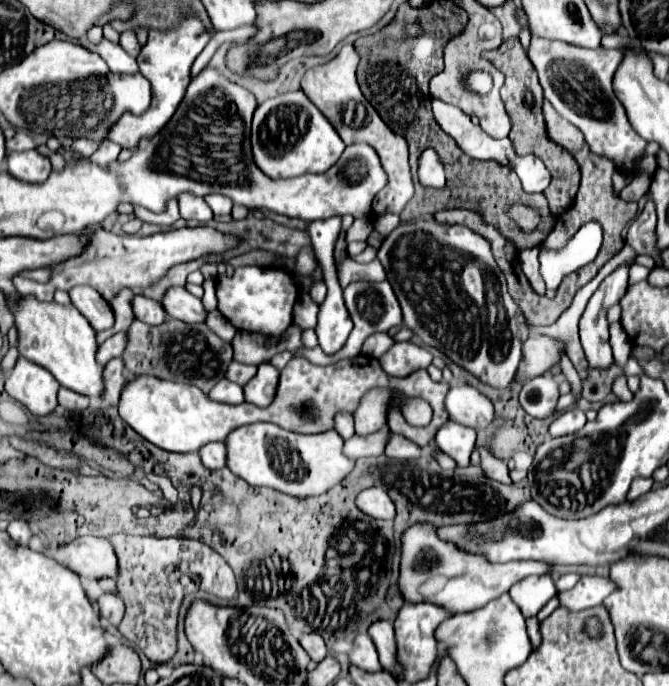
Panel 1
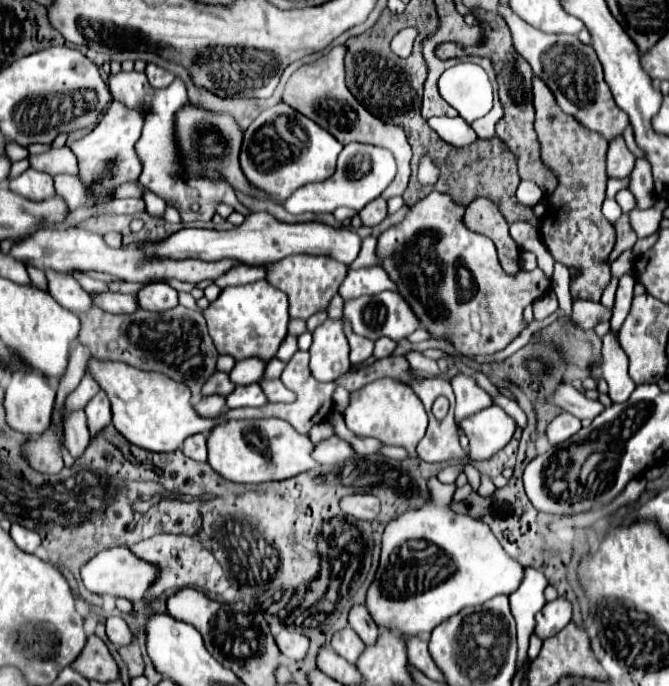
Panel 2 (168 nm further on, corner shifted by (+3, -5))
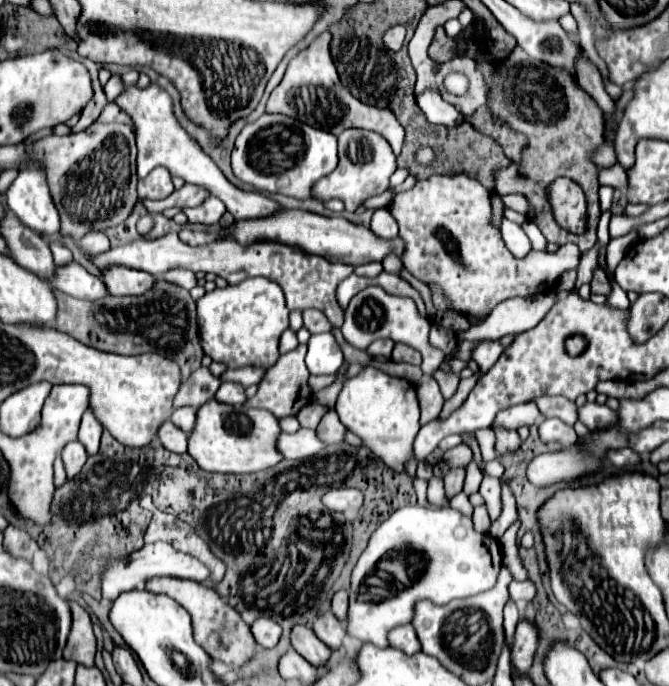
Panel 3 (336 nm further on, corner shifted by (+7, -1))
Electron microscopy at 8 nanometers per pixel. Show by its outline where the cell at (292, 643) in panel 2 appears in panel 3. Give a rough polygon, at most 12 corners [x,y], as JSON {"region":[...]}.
{"region":[[258,617],[250,631],[262,647],[274,647],[280,625],[270,617]]}

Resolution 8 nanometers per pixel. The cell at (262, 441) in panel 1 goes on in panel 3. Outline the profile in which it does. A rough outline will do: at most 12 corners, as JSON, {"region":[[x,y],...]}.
{"region":[[210,399],[188,455],[210,473],[282,461],[270,411]]}

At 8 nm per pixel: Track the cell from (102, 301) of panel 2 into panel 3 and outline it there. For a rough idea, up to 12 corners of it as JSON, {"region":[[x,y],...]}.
{"region":[[76,261],[56,267],[50,285],[96,301],[108,293],[102,279]]}

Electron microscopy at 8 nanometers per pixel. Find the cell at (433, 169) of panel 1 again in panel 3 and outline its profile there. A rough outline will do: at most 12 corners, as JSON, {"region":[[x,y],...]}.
{"region":[[432,175],[396,193],[404,267],[486,317],[578,267],[574,243],[516,259],[490,191]]}

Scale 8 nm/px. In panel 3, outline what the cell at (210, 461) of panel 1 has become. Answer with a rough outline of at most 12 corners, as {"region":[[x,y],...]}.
{"region":[[164,421],[156,437],[172,453],[186,453],[188,435]]}

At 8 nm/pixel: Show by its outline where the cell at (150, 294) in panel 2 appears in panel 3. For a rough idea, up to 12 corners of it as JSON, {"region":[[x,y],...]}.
{"region":[[100,269],[110,295],[142,295],[154,283],[144,271]]}

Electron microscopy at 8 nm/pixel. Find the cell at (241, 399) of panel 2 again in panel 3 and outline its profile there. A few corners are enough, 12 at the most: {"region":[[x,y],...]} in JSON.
{"region":[[222,383],[216,399],[228,405],[246,401],[244,387],[238,383]]}

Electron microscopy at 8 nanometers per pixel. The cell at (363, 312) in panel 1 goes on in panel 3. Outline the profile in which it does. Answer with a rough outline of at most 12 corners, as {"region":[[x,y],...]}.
{"region":[[378,285],[356,293],[340,331],[356,349],[376,339],[418,349],[424,375],[446,357],[414,301]]}

